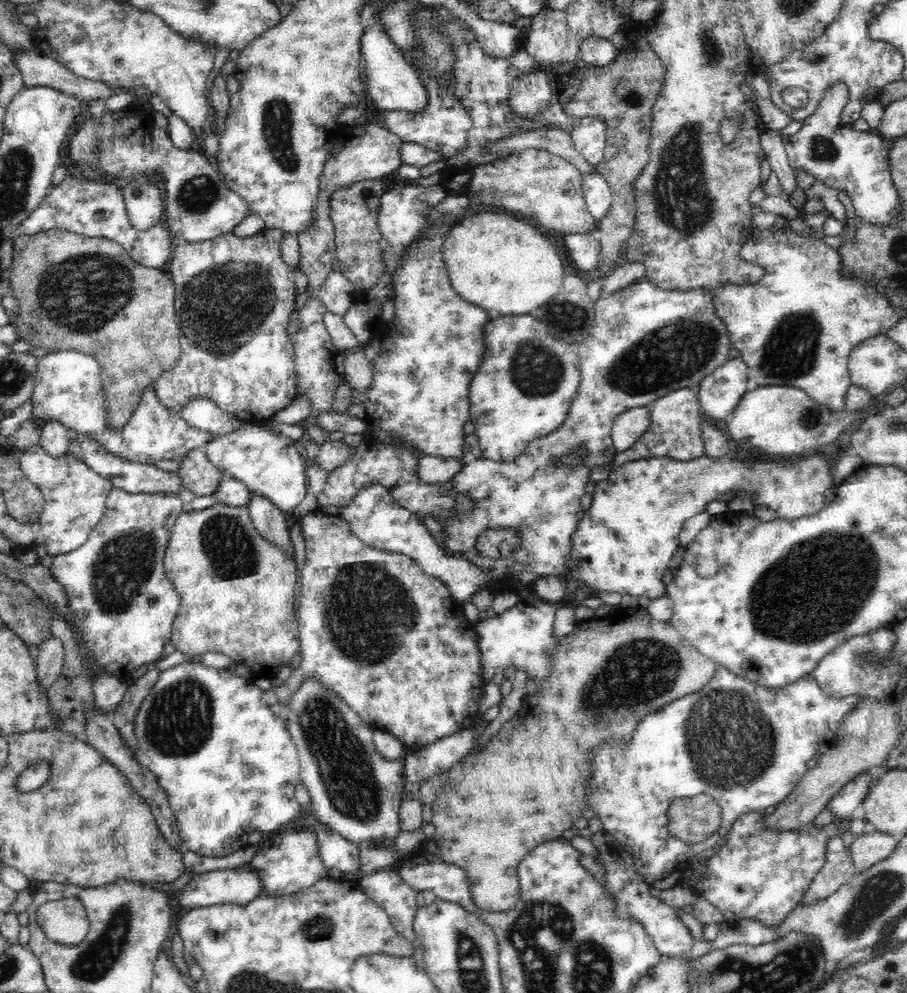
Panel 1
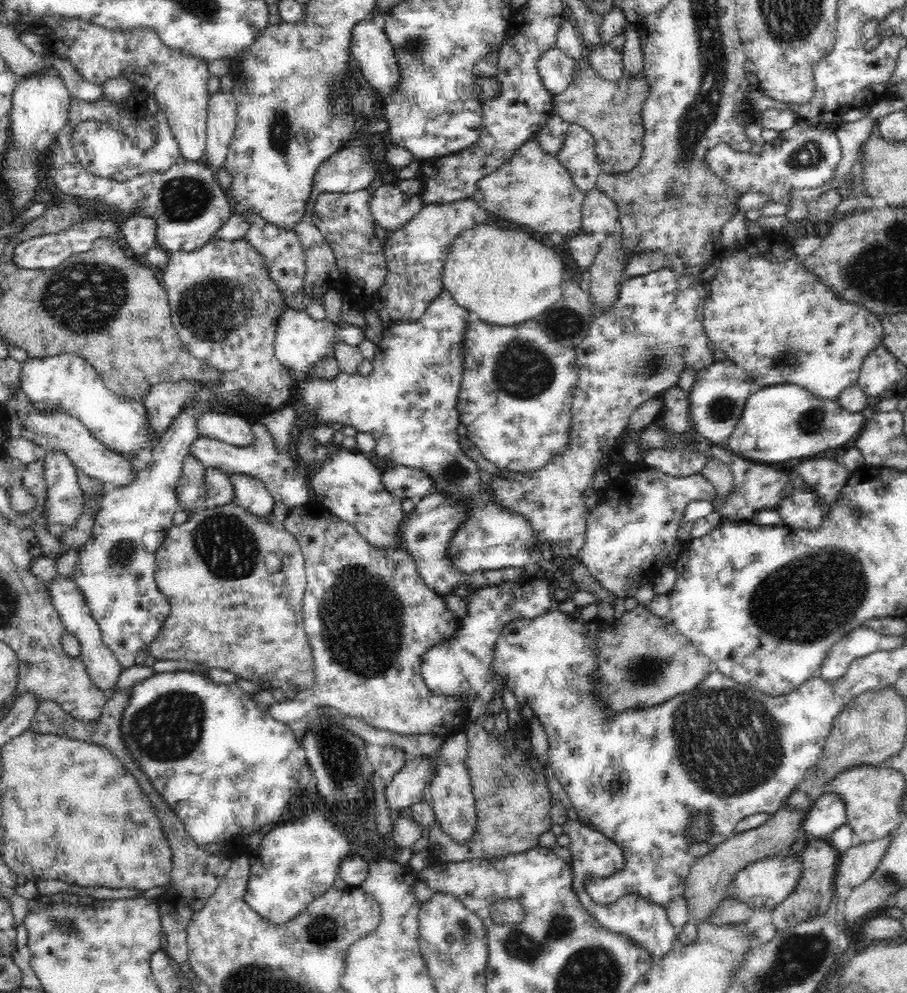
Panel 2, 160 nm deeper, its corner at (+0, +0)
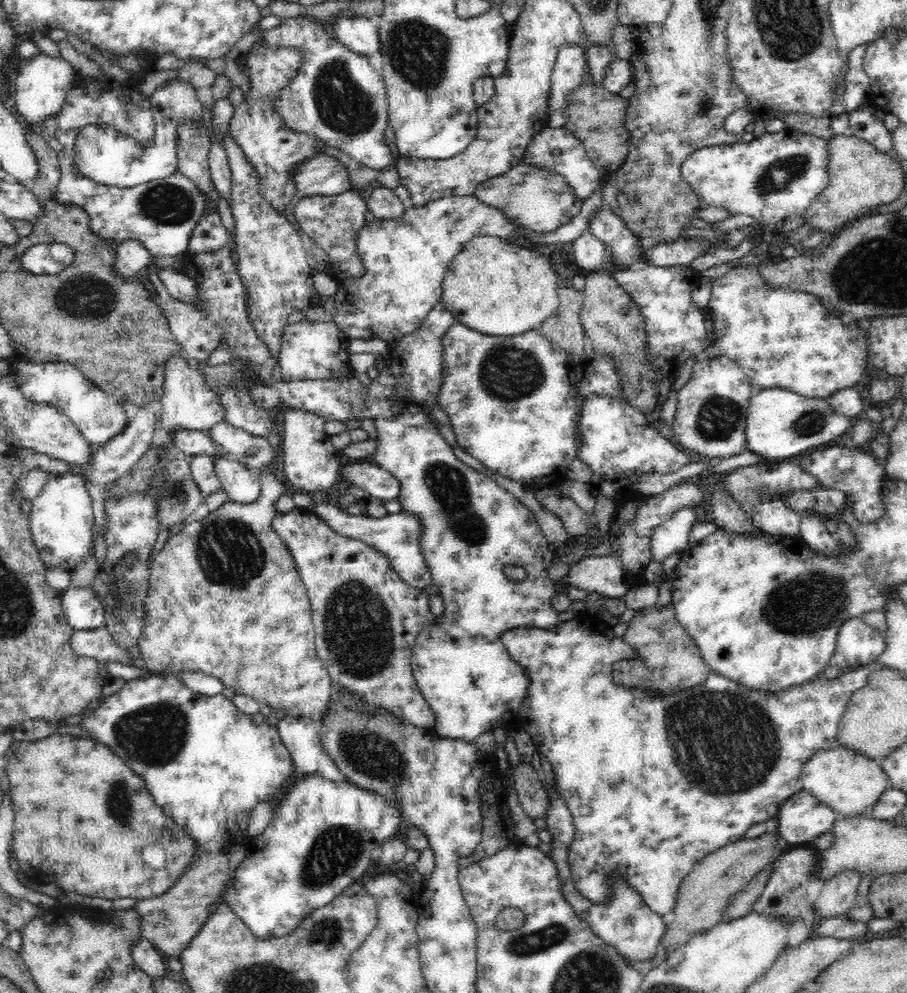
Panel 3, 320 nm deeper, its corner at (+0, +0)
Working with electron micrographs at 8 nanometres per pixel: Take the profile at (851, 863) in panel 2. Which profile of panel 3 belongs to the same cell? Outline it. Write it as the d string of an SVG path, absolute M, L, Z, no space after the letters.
M854 870L841 871L825 881L820 896L814 902L814 913L819 912L822 918L834 918L847 914L849 905L857 896L862 877Z

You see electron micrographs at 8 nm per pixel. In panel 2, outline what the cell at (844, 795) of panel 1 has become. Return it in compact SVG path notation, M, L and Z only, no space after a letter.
M824 793L812 801L811 808L803 818L802 827L808 836L827 838L828 832L834 832L839 826L847 825L846 805L837 795Z

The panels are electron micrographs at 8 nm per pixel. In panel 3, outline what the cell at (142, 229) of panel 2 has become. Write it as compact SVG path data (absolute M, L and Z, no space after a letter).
M124 240L115 246L115 274L124 278L132 278L132 274L140 274L154 261L154 258L141 242Z

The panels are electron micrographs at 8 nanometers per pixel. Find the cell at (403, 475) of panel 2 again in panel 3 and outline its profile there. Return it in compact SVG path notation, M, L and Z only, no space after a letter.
M362 460L358 464L346 464L342 468L342 478L344 482L359 486L376 500L389 501L400 496L401 486L398 479L369 460Z

